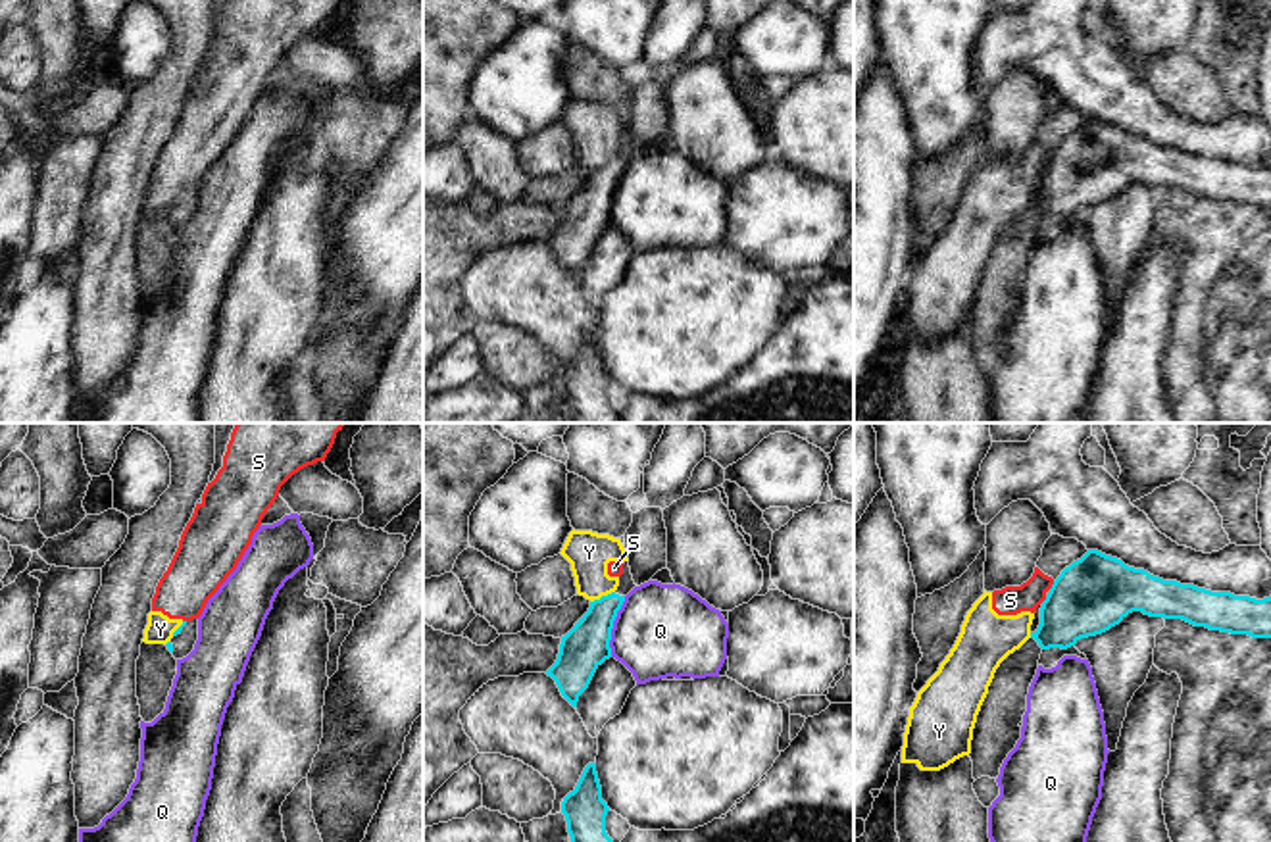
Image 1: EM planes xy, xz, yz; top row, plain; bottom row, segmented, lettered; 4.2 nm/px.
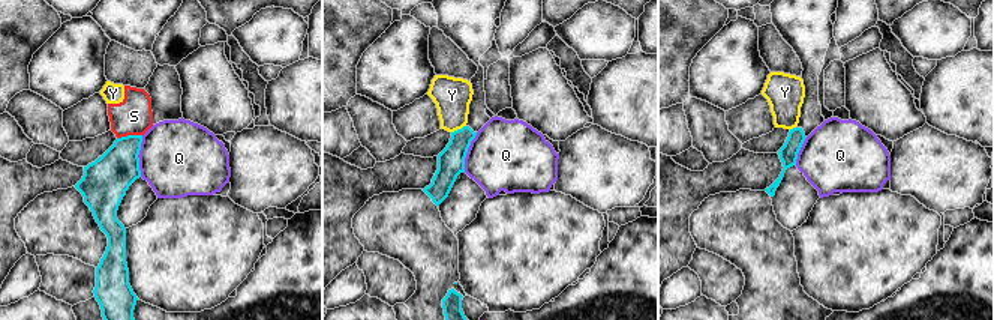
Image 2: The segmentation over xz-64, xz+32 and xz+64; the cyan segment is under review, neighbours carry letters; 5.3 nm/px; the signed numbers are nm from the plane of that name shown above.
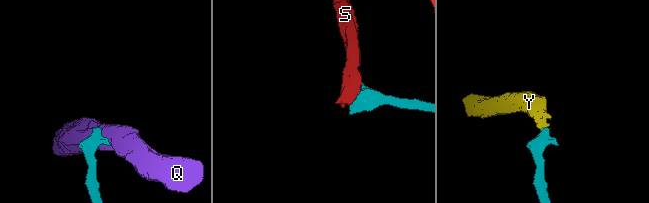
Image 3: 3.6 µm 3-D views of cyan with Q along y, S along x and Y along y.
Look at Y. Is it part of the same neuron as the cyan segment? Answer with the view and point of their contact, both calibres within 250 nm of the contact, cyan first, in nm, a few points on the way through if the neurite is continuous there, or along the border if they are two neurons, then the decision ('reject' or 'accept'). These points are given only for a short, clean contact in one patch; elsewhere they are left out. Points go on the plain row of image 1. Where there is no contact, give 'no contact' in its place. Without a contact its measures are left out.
meets cyan in xz at (602, 166); 190 nm thick on the cyan side, 180 nm on the other; border along xz (614, 160), (591, 172); reject

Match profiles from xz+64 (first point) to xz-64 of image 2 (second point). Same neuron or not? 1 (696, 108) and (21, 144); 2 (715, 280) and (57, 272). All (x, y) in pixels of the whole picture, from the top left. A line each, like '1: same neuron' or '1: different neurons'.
1: different neurons
2: same neuron

